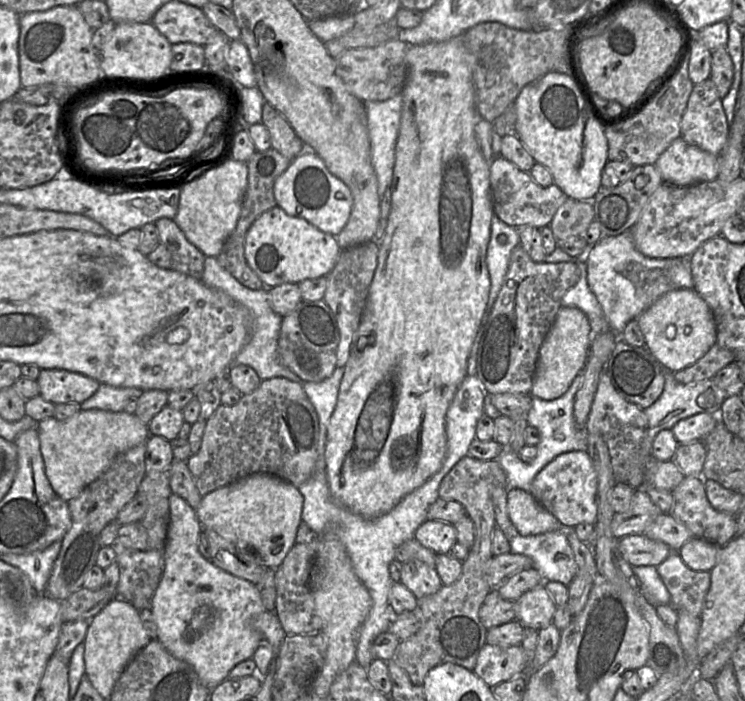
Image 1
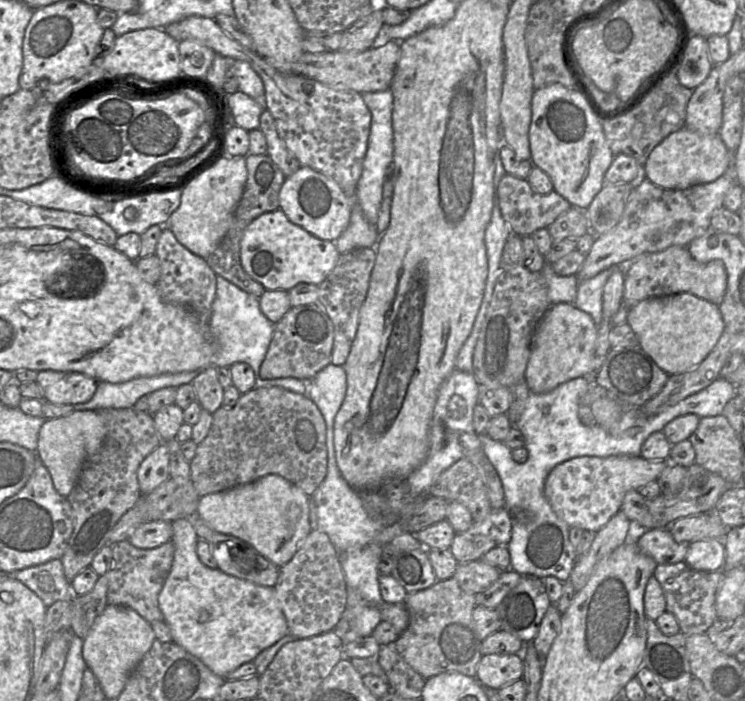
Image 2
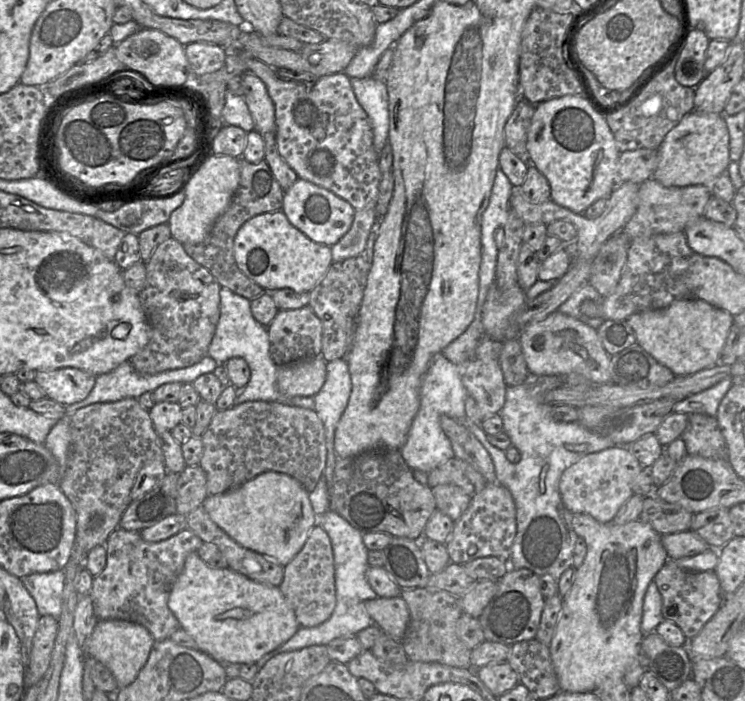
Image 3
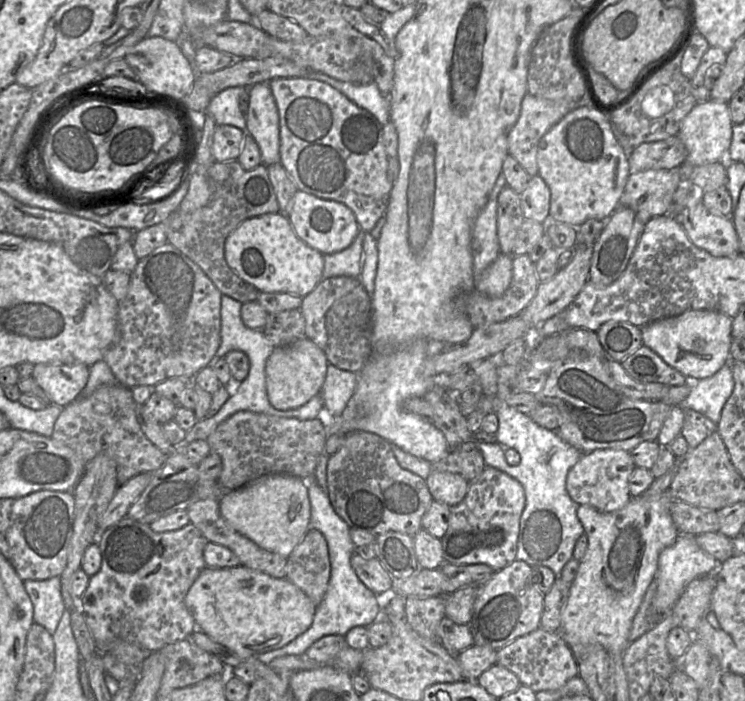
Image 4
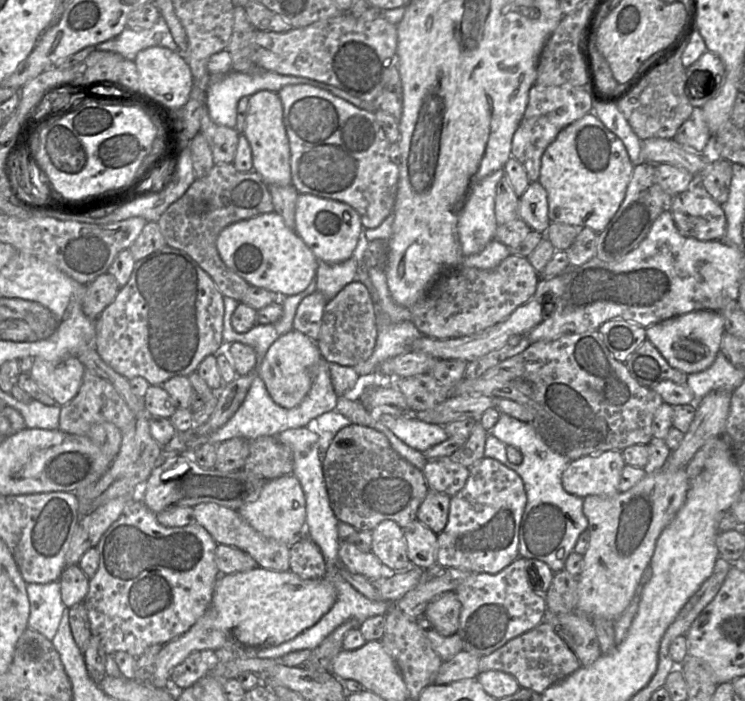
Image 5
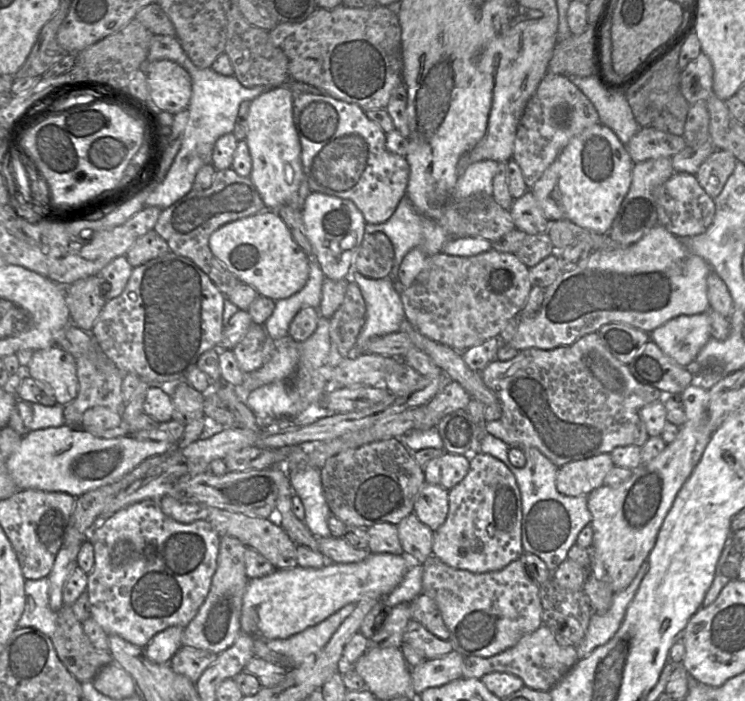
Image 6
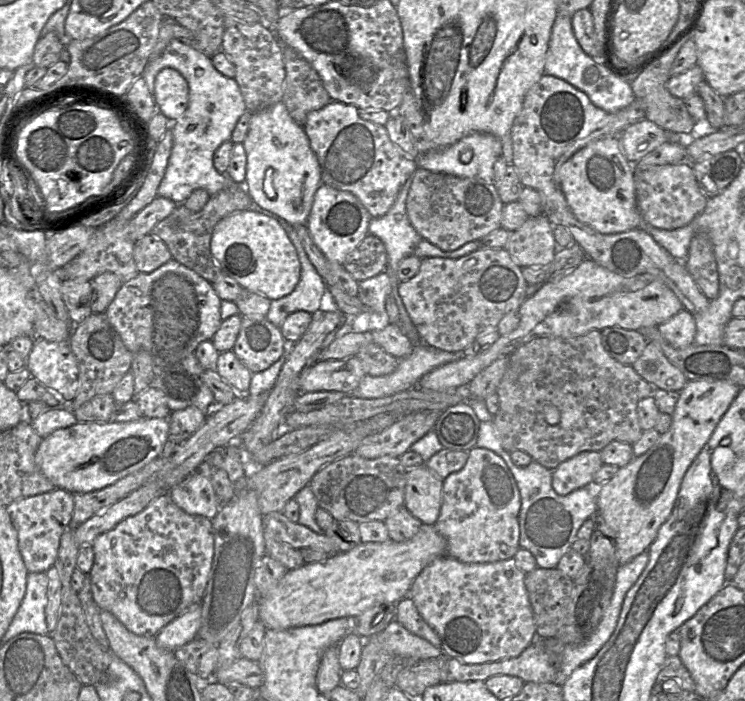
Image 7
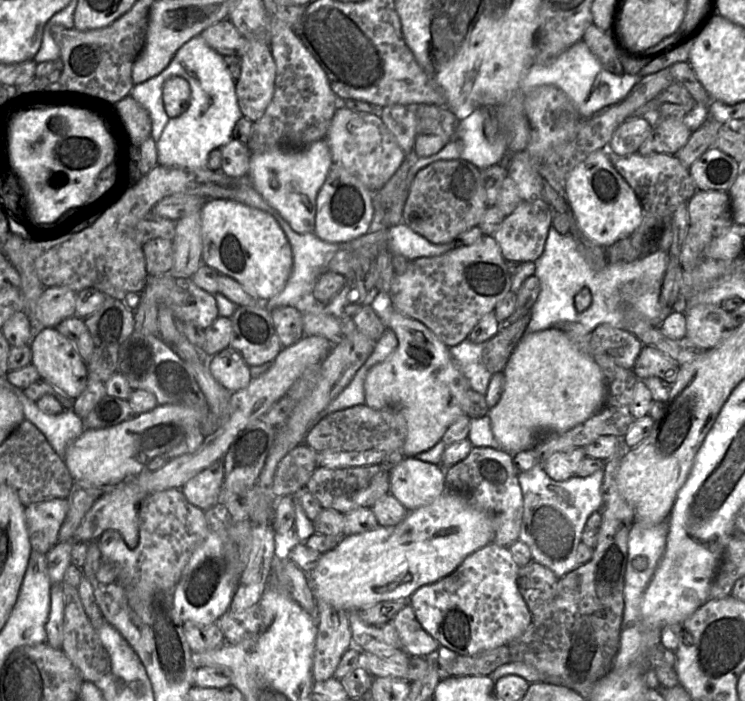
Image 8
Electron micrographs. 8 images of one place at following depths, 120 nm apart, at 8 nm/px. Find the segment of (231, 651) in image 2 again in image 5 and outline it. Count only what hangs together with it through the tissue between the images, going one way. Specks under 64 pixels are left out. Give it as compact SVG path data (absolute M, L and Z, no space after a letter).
M256 567L245 572L219 576L214 584L211 606L217 612L215 627L226 636L229 644L254 654L289 641L315 625L331 609L336 597L336 589L327 578L327 573L321 579L302 579L289 570L278 572Z

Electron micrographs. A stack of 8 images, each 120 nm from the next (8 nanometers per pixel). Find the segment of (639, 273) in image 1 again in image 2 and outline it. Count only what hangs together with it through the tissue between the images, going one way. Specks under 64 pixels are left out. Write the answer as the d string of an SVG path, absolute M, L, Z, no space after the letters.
M615 268L606 269L595 277L579 282L575 307L589 314L598 326L603 317L603 289Z

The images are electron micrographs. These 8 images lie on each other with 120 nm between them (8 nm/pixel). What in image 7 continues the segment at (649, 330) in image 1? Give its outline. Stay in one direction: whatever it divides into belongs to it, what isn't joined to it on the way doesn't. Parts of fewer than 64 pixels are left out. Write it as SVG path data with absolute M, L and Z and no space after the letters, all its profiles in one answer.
M682 310L675 316L658 325L662 337L677 348L687 347L694 343L696 322L693 314Z

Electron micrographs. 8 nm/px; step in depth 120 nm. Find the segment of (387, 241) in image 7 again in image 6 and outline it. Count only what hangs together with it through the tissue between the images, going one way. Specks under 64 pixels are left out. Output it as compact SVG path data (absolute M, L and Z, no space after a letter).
M406 194L400 201L394 214L386 222L381 224L366 223L365 232L367 234L384 233L392 242L394 247L394 263L389 275L392 281L397 281L400 264L410 250L420 248L425 254L431 256L441 252L442 247L446 243L446 234L443 227L436 219L431 219L418 212Z

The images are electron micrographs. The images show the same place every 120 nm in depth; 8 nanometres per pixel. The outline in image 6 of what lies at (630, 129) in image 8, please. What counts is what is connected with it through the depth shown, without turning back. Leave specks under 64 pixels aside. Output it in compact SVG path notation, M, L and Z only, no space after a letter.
M652 127L641 128L625 145L634 163L673 157L687 146L682 136Z

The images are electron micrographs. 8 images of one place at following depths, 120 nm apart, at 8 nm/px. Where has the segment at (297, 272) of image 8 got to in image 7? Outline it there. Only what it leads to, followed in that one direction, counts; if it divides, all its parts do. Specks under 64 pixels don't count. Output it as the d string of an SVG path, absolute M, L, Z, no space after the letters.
M280 217L278 220L294 245L301 265L300 280L295 289L278 300L271 300L266 318L280 328L287 316L293 312L317 312L325 303L327 294L326 284L310 262L294 227Z

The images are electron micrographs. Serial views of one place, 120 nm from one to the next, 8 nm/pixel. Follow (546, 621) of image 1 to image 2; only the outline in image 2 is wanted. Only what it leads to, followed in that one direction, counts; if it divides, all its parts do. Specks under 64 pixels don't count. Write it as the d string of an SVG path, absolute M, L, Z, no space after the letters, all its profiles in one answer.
M523 575L496 609L500 630L518 637L523 643L536 637L542 618L552 603L542 579Z

